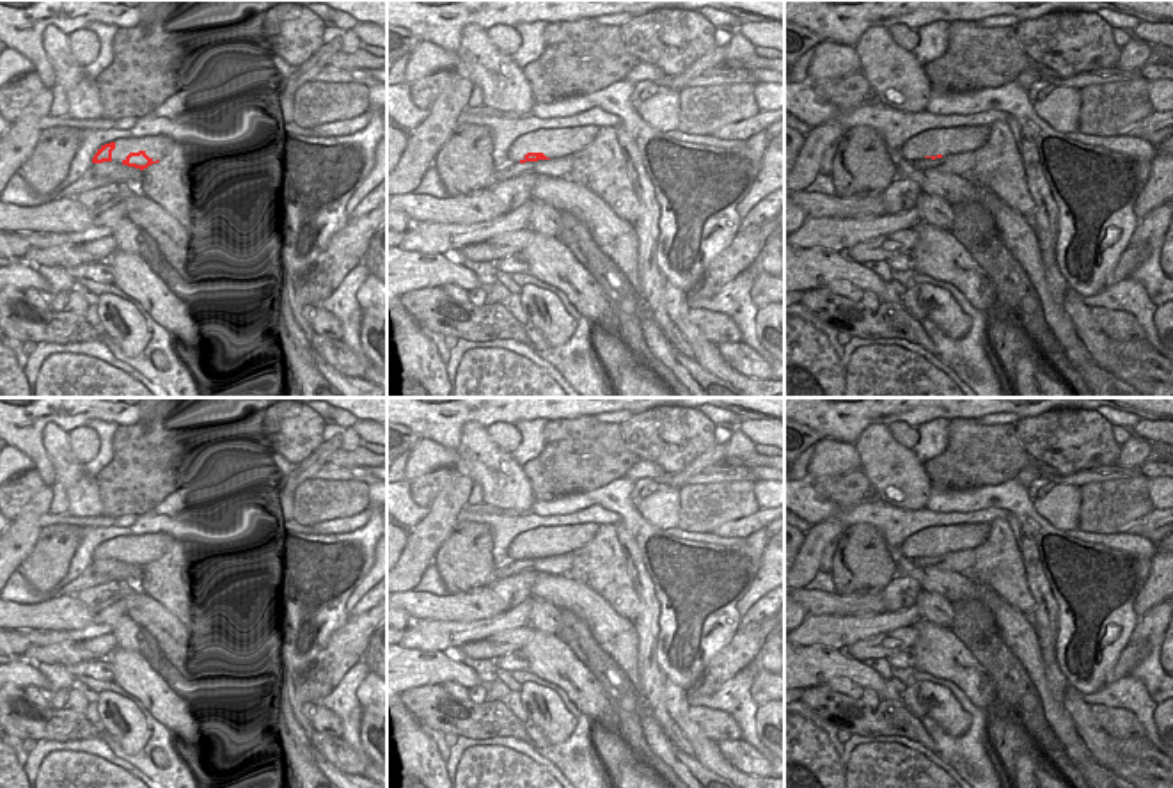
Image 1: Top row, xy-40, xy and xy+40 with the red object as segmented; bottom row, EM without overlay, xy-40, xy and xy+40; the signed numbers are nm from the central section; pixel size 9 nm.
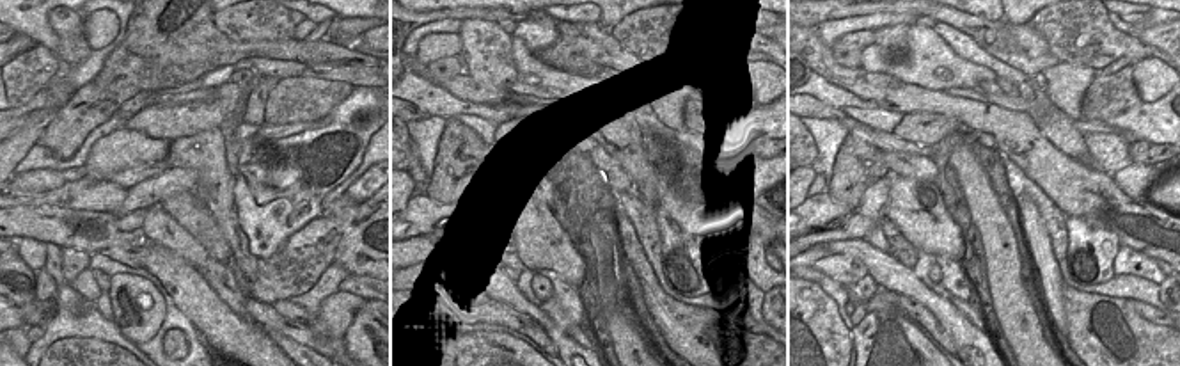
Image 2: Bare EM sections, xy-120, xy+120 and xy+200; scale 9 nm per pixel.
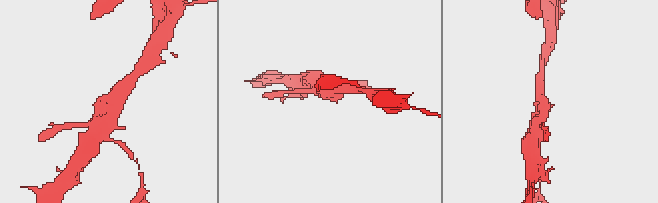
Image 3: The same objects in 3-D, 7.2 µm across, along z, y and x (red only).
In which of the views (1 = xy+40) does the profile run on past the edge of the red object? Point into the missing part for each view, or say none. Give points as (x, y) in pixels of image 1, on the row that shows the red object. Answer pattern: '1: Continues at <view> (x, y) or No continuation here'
1: No continuation here

